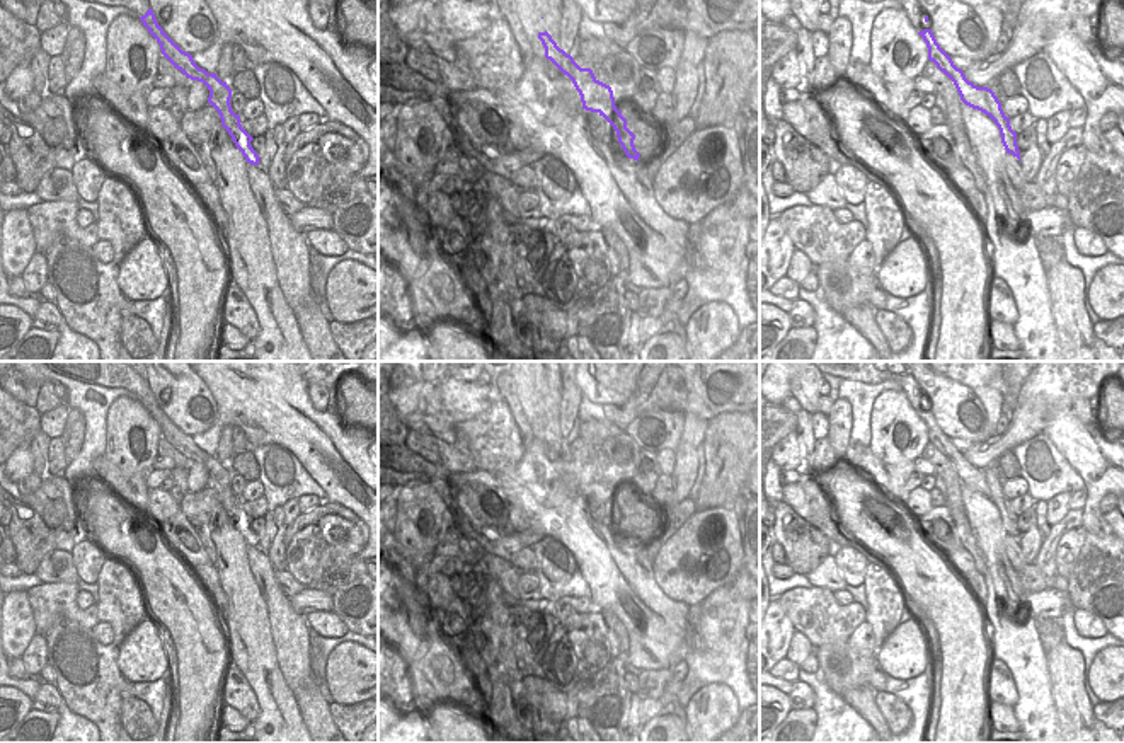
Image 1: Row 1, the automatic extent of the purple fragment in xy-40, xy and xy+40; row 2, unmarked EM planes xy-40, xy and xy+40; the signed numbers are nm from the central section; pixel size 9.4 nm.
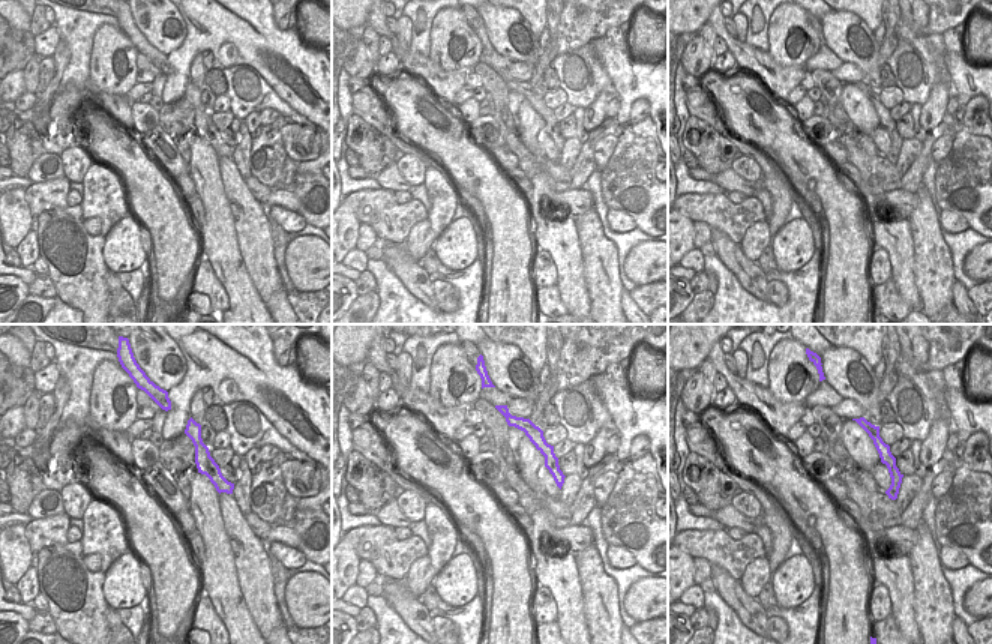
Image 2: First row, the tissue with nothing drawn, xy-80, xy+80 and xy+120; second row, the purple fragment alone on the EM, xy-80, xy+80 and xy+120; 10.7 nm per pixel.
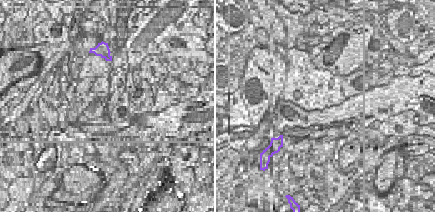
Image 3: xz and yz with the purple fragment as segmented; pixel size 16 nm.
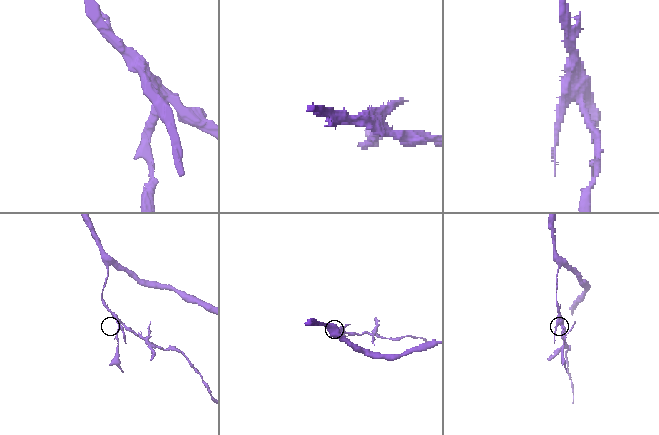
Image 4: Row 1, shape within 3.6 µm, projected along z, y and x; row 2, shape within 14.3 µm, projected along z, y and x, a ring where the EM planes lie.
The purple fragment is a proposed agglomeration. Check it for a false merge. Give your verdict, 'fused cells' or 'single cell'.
fused cells

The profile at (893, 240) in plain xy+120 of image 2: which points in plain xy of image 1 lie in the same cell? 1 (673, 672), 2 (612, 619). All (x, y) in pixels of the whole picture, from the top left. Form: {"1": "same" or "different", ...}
{"1": "different", "2": "same"}

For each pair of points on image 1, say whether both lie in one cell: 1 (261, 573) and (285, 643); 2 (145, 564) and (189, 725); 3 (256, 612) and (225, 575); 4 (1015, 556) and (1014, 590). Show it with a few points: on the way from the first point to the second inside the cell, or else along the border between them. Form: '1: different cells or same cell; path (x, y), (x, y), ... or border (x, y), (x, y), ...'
1: same cell; path (271, 590), (285, 626)
2: same cell; path (179, 604), (194, 627), (194, 685)
3: different cells; border (240, 542), (229, 552), (240, 571), (230, 605)
4: different cells; border (1003, 551), (1015, 571)

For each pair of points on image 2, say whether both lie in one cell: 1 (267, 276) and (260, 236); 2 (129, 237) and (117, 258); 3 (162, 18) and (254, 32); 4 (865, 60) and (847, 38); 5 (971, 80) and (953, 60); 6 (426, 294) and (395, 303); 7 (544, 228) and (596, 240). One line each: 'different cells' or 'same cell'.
1: same cell
2: same cell
3: different cells
4: same cell
5: same cell
6: different cells
7: different cells

